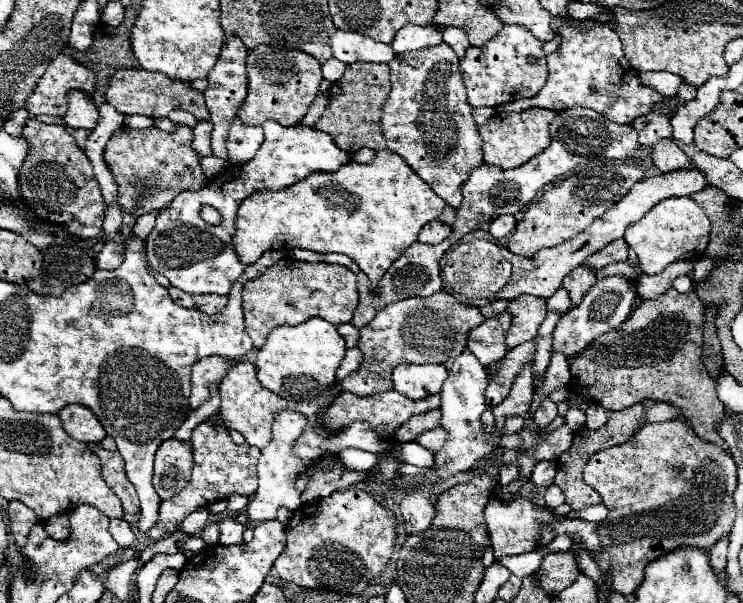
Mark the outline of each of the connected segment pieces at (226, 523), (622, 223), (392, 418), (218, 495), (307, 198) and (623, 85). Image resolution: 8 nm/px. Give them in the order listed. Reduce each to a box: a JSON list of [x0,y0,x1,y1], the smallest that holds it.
[[219,519,245,545],[507,167,709,299],[323,391,439,441],[147,419,259,539],[233,151,445,283],[497,23,663,123]]

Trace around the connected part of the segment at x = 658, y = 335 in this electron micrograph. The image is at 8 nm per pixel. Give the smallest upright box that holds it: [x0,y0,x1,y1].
[567,289,727,449]

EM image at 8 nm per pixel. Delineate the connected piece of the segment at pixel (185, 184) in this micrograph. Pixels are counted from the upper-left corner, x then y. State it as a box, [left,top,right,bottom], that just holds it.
[103,125,207,219]

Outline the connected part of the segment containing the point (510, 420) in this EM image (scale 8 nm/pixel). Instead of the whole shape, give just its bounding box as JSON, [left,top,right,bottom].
[503,417,525,435]

